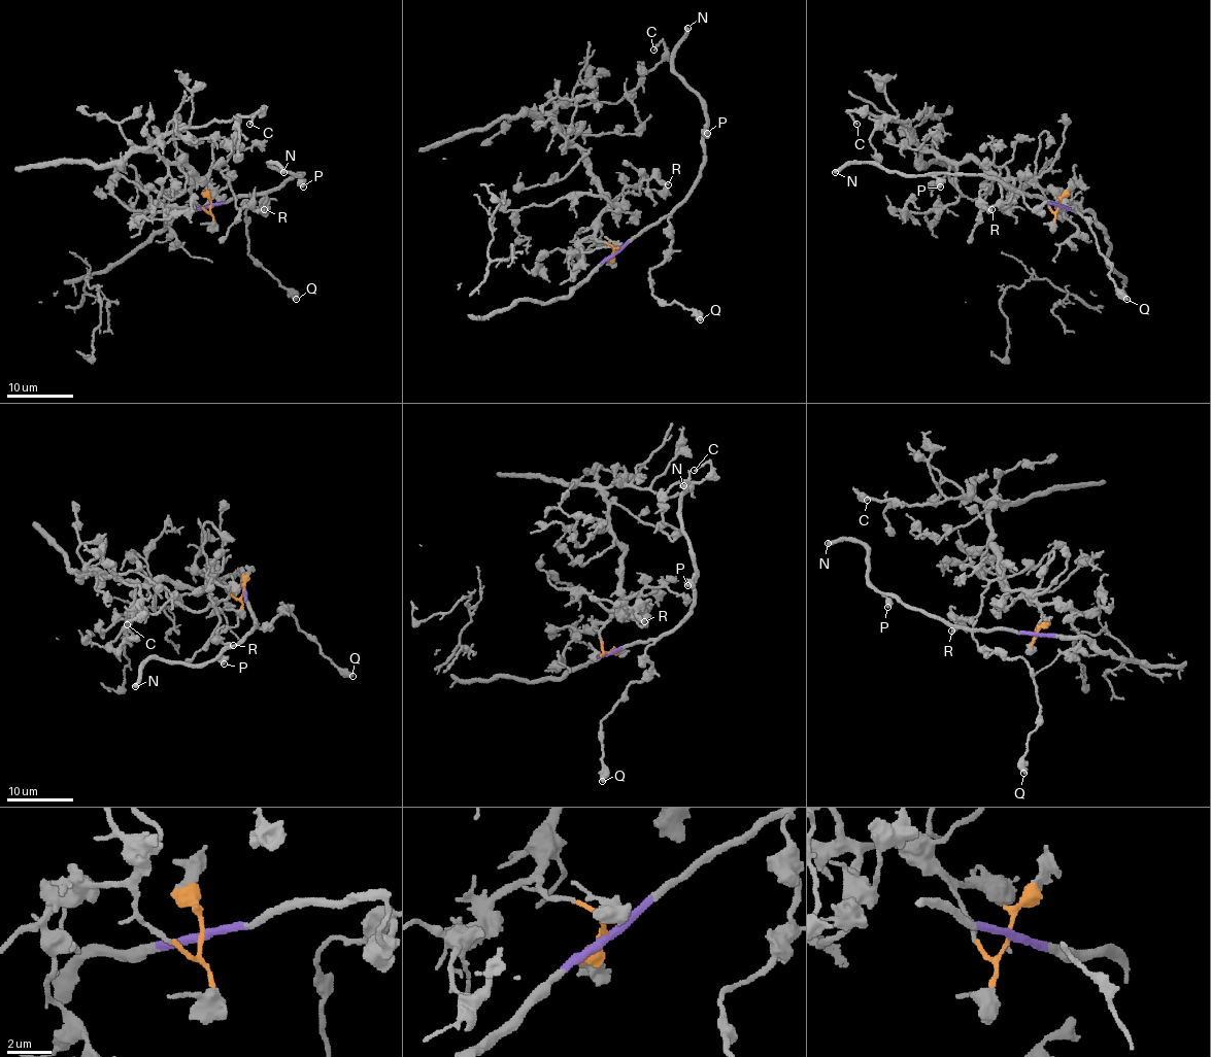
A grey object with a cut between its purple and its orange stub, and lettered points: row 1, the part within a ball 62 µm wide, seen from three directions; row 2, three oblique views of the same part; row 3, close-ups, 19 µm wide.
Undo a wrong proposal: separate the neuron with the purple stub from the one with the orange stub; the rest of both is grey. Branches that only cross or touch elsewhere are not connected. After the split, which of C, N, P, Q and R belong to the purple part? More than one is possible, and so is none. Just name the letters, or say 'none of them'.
N, P, Q

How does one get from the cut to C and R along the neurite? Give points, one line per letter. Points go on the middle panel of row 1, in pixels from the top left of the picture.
C: (614, 252), (595, 237), (606, 195), (551, 111), (619, 102), (661, 60), (665, 45), (652, 50)
R: (614, 252), (595, 237), (600, 214), (618, 196), (630, 191), (638, 195), (641, 181), (656, 178), (668, 184)

